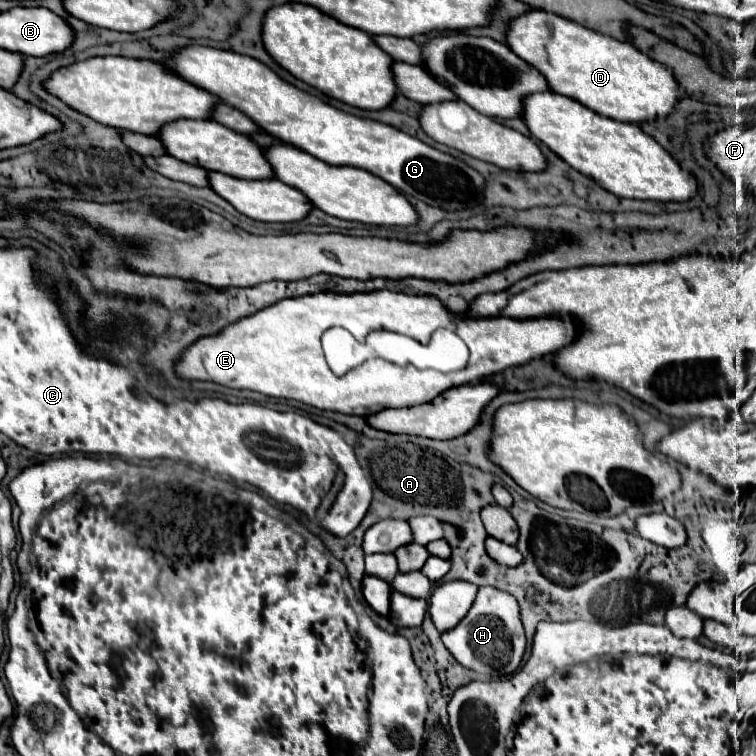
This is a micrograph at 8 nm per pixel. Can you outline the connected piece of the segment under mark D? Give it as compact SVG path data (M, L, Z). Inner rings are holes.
M532 10L510 22L508 46L522 60L526 60L534 68L538 68L554 92L574 98L580 104L588 106L590 110L594 110L602 116L608 116L612 120L642 124L642 122L664 118L664 116L670 116L676 112L682 86L678 84L678 80L674 80L674 72L670 72L670 68L664 68L656 60L650 60L650 56L642 54L630 42L620 42L612 36L584 28L578 22L572 22L568 18L562 18L562 16L546 12L546 10Z

